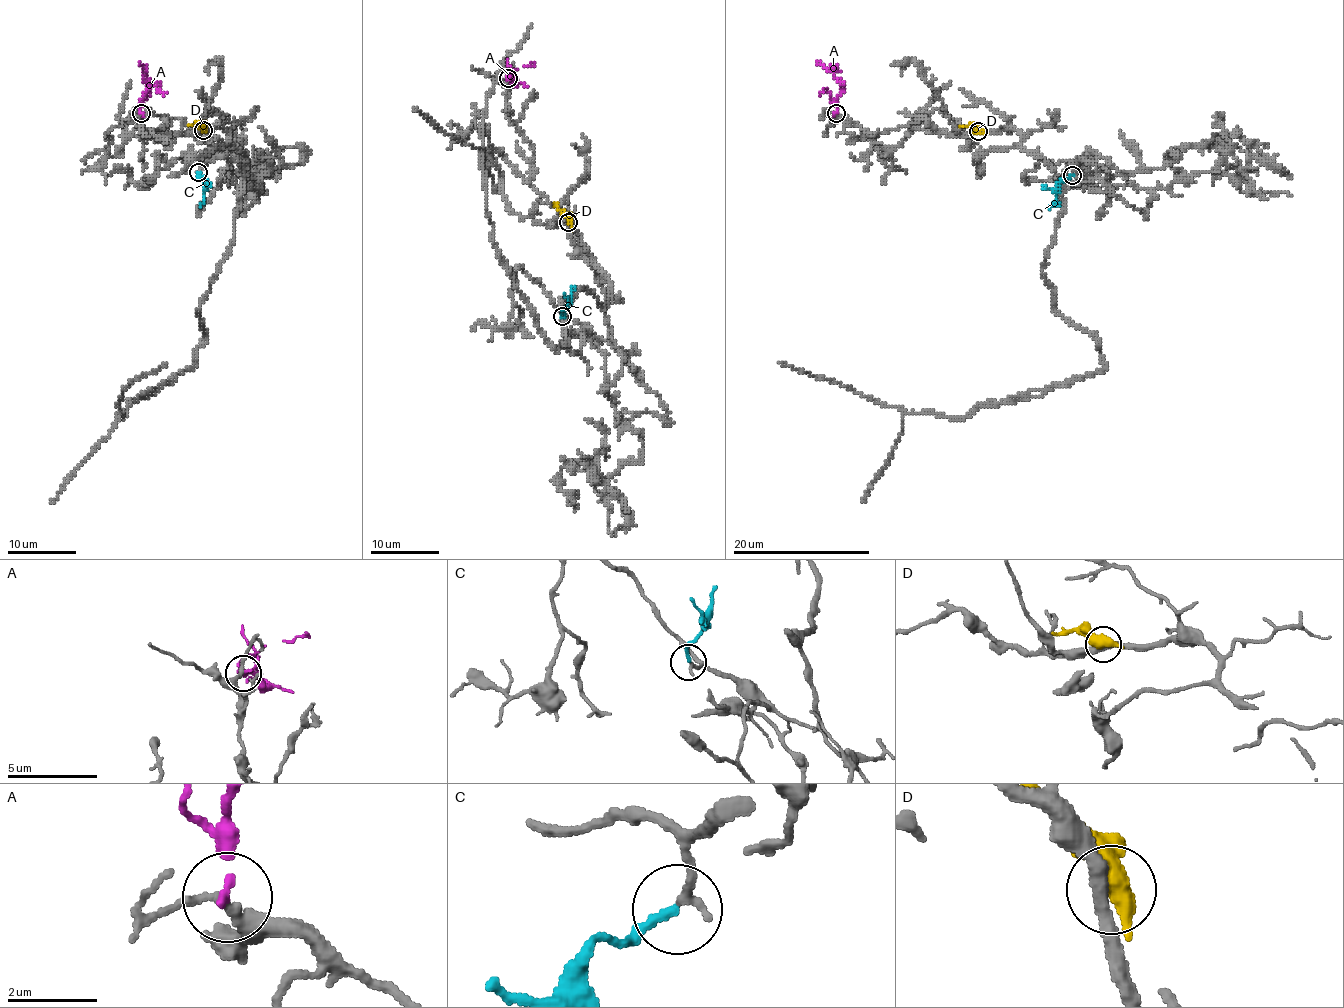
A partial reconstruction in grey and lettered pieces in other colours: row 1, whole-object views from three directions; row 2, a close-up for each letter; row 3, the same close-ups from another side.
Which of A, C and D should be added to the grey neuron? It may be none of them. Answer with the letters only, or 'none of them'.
C

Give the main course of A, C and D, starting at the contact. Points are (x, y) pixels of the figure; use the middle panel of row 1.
A: (507, 79), (516, 84), (506, 58)
C: (561, 316), (568, 302), (563, 292)
D: (569, 221), (557, 206), (558, 202)

